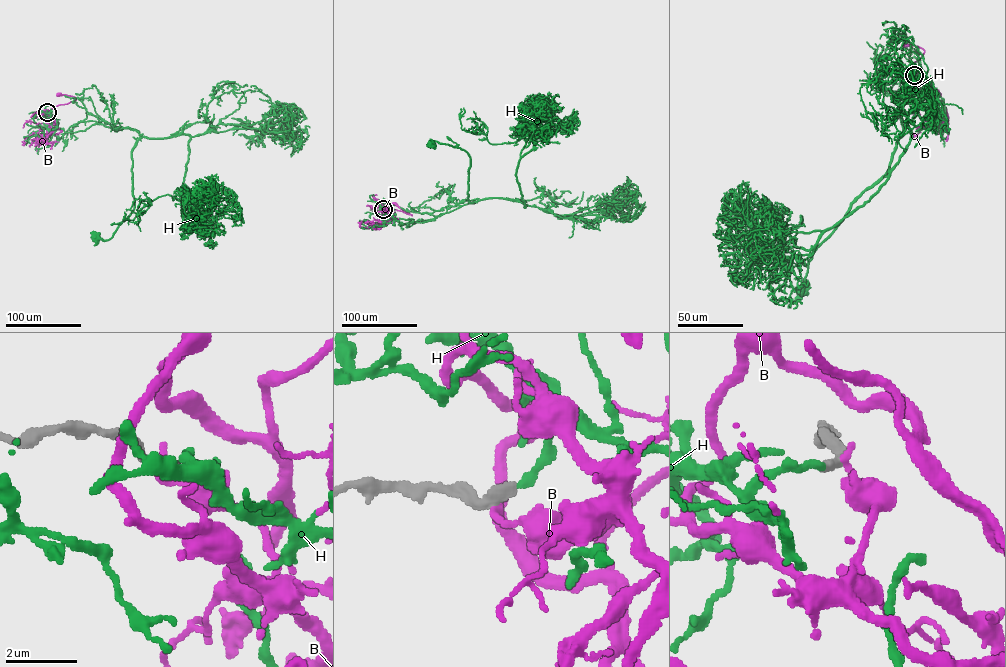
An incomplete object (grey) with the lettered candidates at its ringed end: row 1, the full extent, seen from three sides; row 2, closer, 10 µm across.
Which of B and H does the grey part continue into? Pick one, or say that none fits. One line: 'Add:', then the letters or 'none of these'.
Add: H

